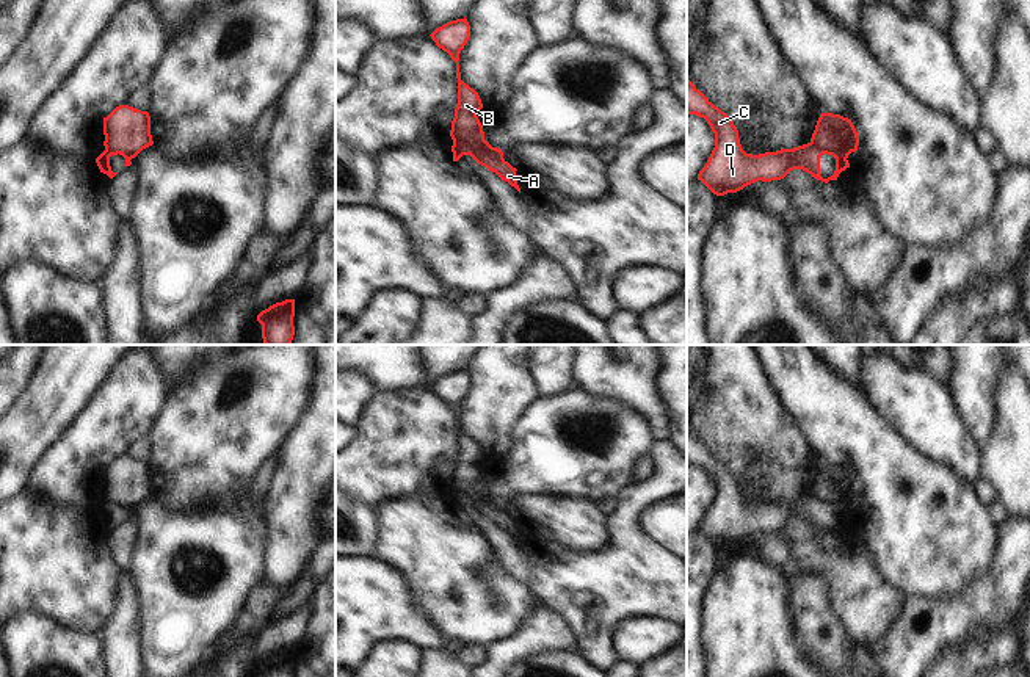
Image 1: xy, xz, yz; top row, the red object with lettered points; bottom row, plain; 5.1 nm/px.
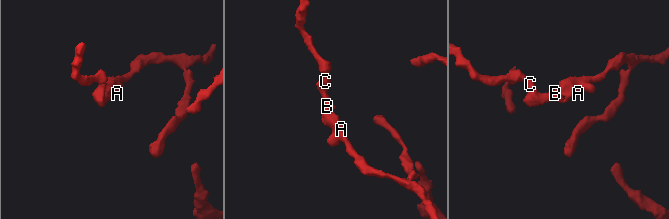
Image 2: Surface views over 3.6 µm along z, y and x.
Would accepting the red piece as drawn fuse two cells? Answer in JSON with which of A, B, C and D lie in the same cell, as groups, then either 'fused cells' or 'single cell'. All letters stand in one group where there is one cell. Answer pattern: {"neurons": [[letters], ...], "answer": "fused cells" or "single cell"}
{"neurons": [["A"], ["B", "C", "D"]], "answer": "fused cells"}

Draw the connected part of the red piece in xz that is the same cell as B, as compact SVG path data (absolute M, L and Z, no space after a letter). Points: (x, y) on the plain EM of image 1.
M466 368L450 371L436 379L430 387L436 396L447 403L456 414L458 454L455 459L455 469L452 472L450 487L453 491L453 512L458 512L462 506L470 505L467 492L477 480L483 478L477 467L477 464L483 459L481 450L473 439L461 431L458 415L459 404L470 389L470 376Z

